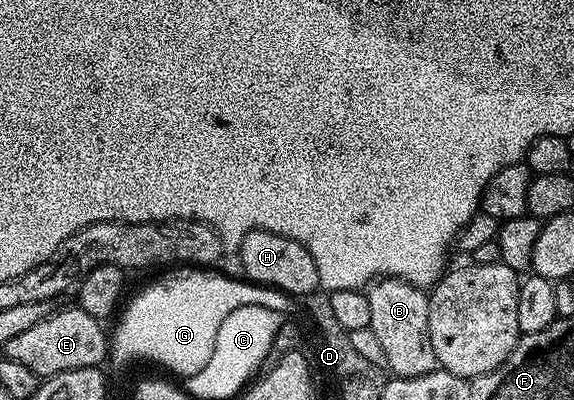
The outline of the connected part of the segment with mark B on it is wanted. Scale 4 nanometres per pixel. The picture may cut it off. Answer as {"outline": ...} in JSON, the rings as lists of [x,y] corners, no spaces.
{"outline":[[[381,277],[369,285],[366,295],[371,307],[369,326],[383,346],[388,370],[398,378],[407,379],[436,370],[430,339],[428,294],[405,280]]]}

